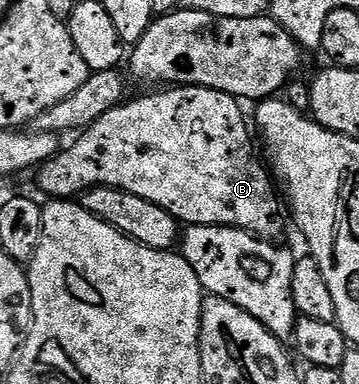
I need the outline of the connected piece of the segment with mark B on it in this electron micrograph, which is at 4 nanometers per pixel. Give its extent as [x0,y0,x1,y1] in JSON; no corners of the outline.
[35,86,281,238]

